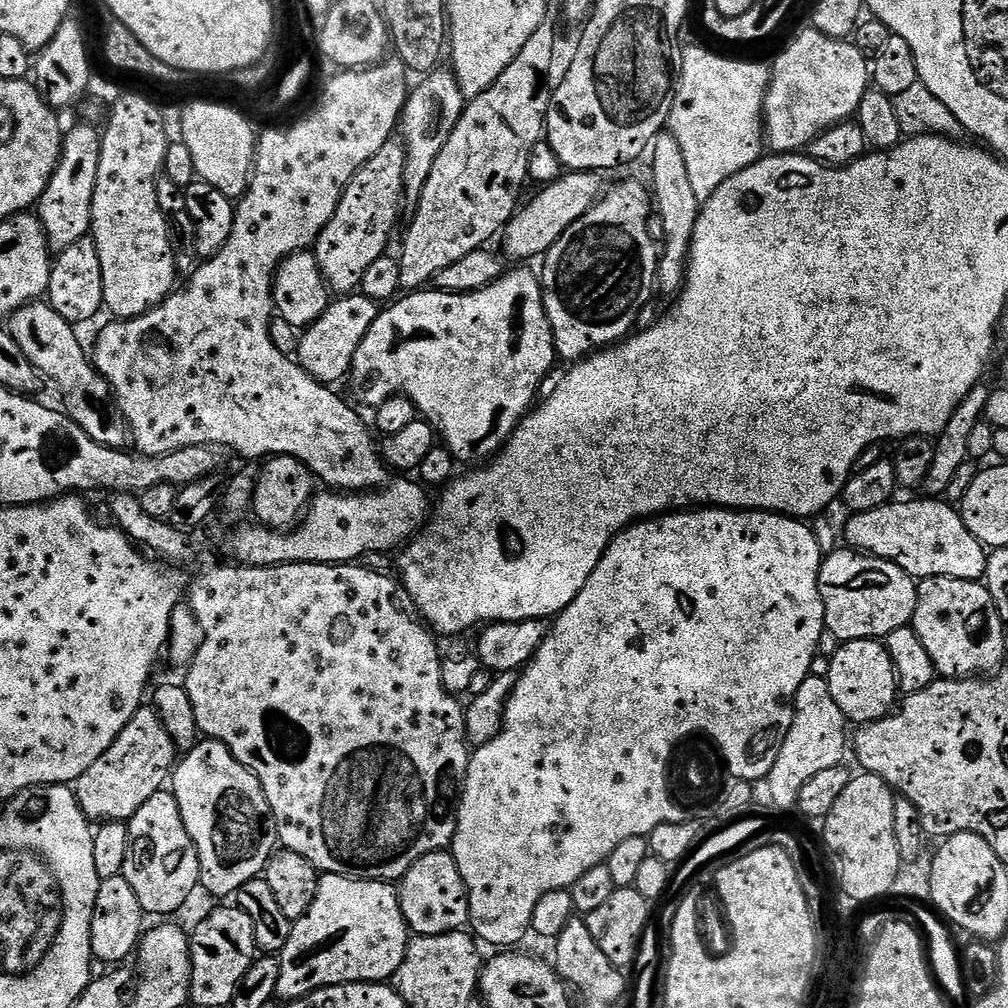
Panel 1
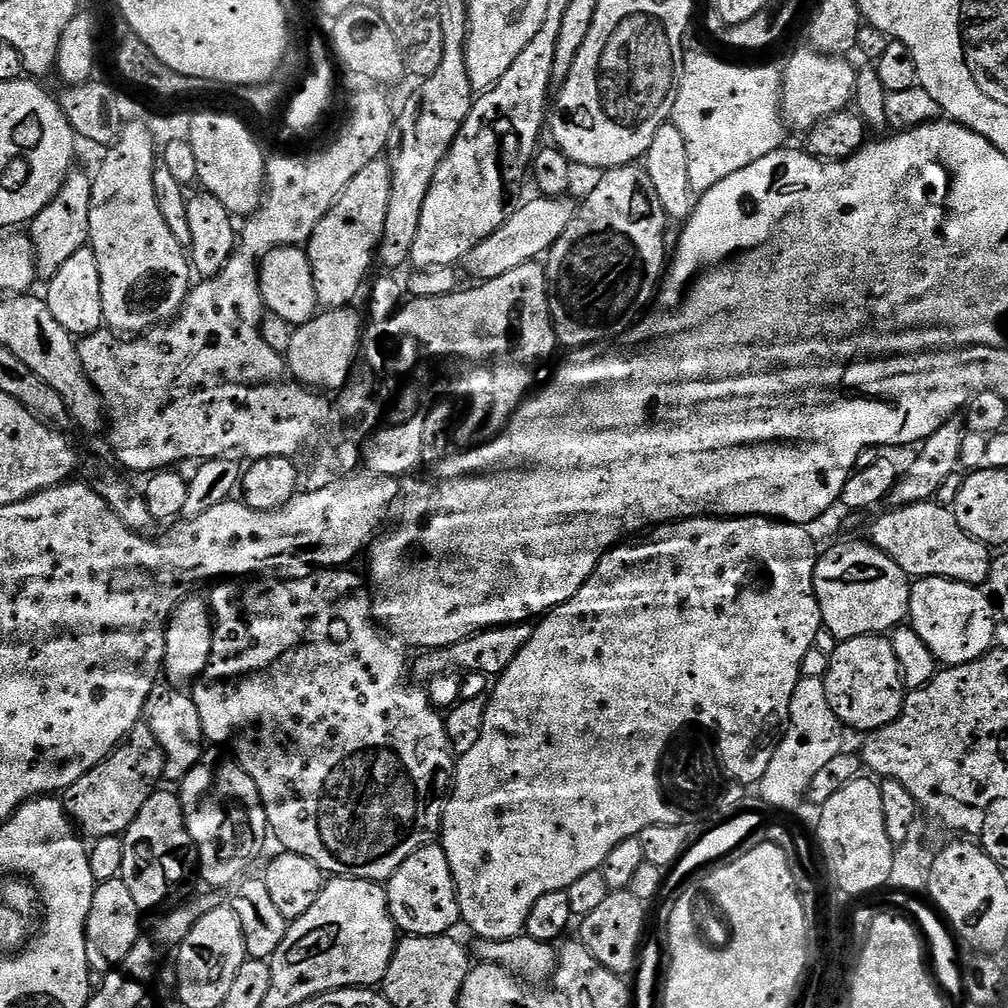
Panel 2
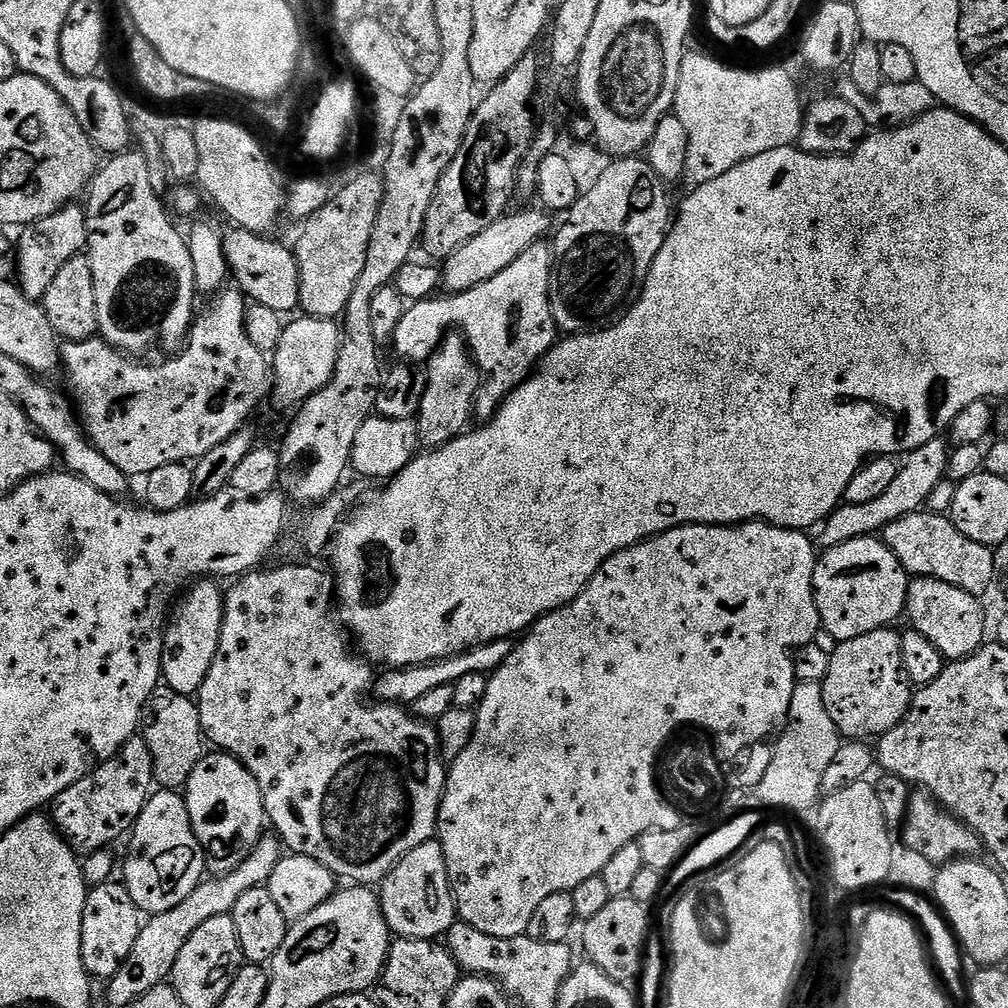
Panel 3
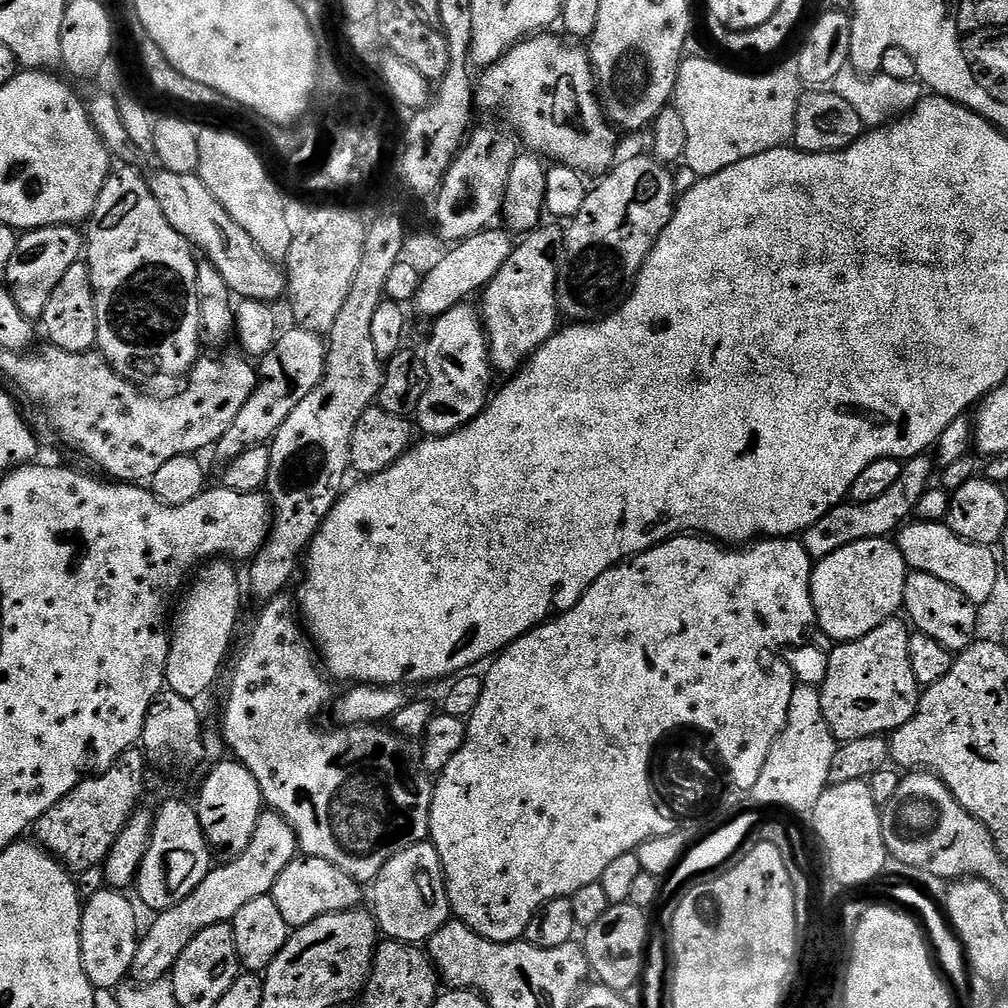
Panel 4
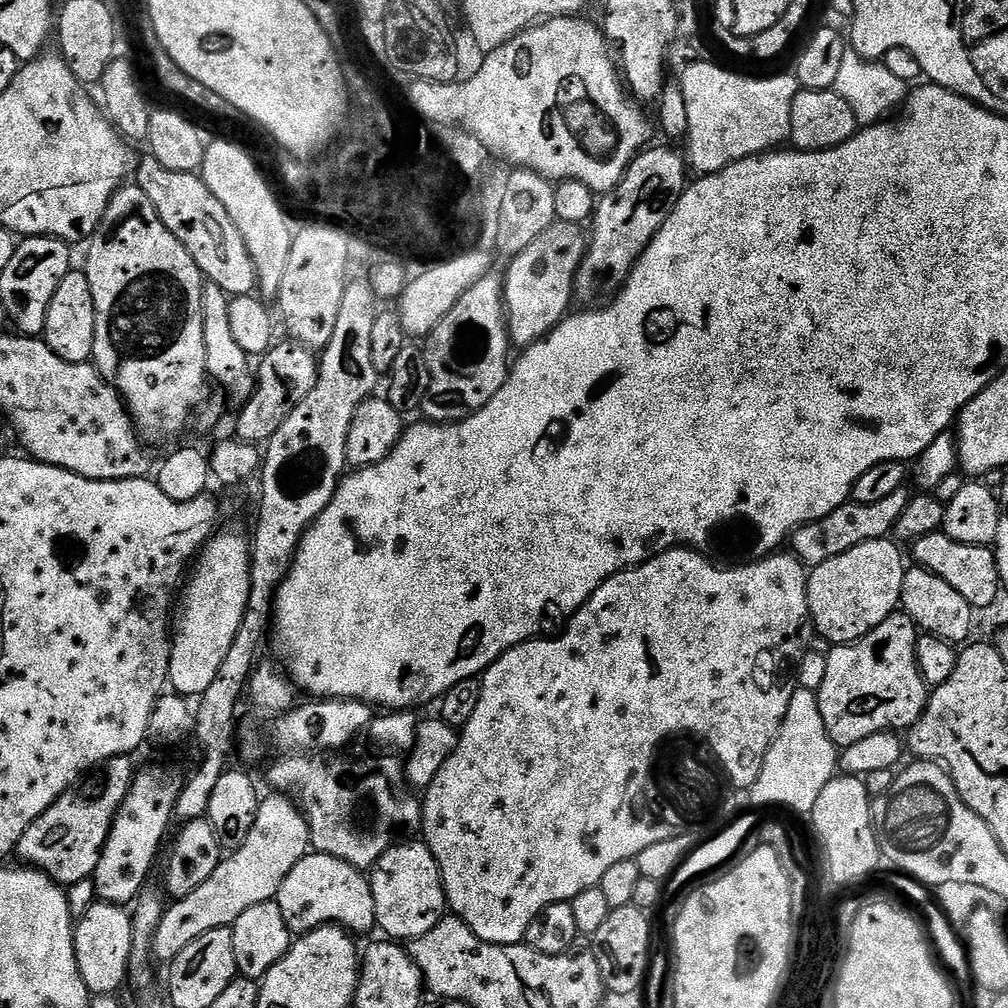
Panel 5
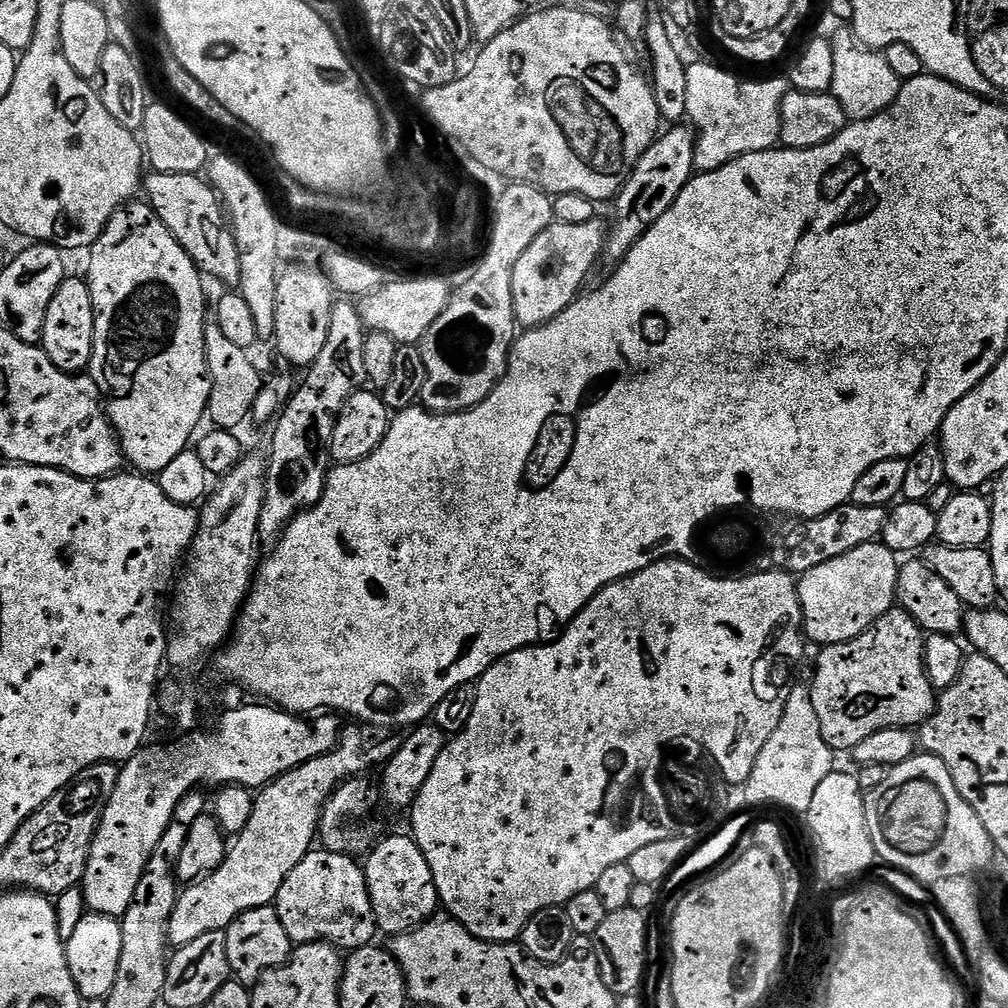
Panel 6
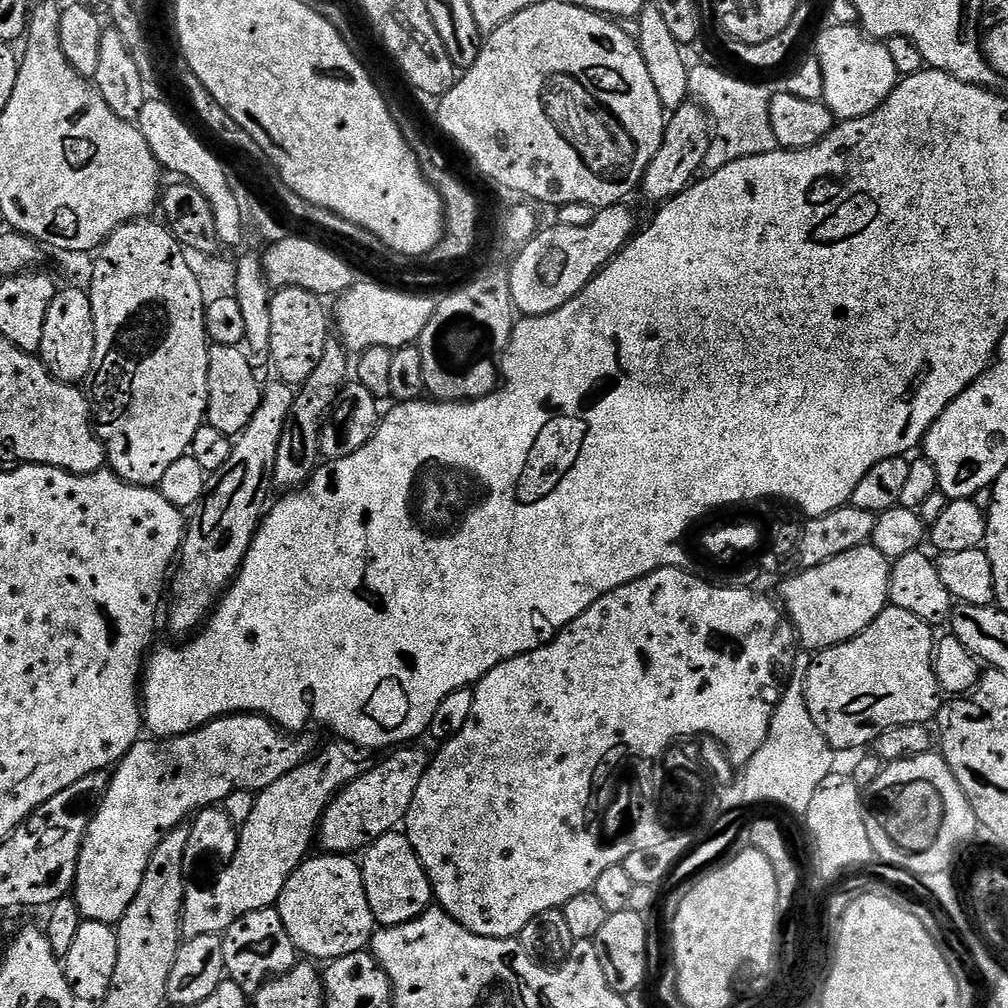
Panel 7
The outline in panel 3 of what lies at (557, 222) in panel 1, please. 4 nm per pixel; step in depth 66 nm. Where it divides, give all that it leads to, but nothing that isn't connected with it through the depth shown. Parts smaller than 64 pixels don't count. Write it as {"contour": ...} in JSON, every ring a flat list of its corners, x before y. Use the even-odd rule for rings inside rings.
{"contour":[[516,212,505,214,500,220,488,226,480,234,475,234,469,241,460,245,456,252,443,261,442,284,449,293,465,292,490,278,494,274,502,274,518,254,522,254,531,244,541,243,548,232,549,213,540,212]]}

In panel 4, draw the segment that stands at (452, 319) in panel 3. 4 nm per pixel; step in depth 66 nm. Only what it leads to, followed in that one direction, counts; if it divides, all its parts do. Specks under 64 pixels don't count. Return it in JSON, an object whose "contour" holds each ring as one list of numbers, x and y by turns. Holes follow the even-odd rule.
{"contour":[[555,223,547,224,527,233,513,247,512,257,504,263,500,273,490,281,487,288,483,289,482,319,487,329,491,361,497,373,519,372,527,360,558,331,556,251,559,253,563,249,566,232]]}

